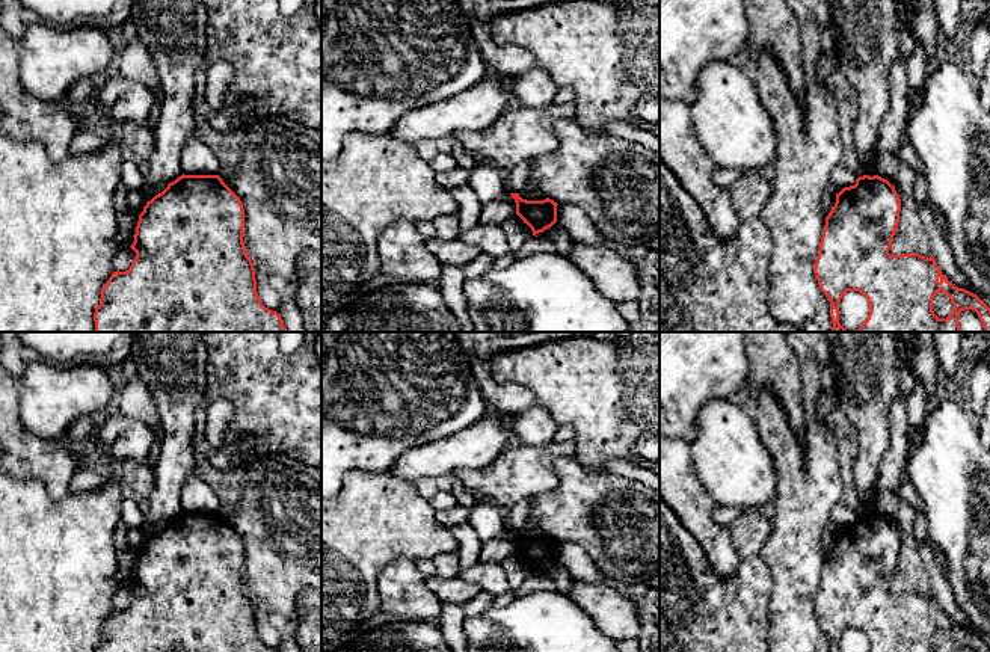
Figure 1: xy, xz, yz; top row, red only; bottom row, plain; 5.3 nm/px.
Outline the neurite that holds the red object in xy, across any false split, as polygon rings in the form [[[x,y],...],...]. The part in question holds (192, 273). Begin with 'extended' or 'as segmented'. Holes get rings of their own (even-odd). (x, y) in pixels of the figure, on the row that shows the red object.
as segmented; [[[183,174],[169,183],[139,214],[133,264],[103,285],[95,332],[288,332],[258,297],[243,228],[243,204],[219,175]]]

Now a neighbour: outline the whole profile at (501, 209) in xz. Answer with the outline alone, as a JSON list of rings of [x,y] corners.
[[[504,193],[492,202],[481,207],[480,222],[501,225],[510,216],[516,214],[516,202],[512,195]]]

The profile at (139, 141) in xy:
[[[127,121],[116,131],[127,155],[137,161],[148,161],[155,149],[155,134],[148,125]]]

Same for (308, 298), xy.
[[[306,251],[299,257],[296,305],[306,332],[321,332],[321,251]]]

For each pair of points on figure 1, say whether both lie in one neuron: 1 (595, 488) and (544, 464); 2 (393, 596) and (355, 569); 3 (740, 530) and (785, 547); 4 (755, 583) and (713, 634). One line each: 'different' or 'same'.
1: different
2: different
3: different
4: same

